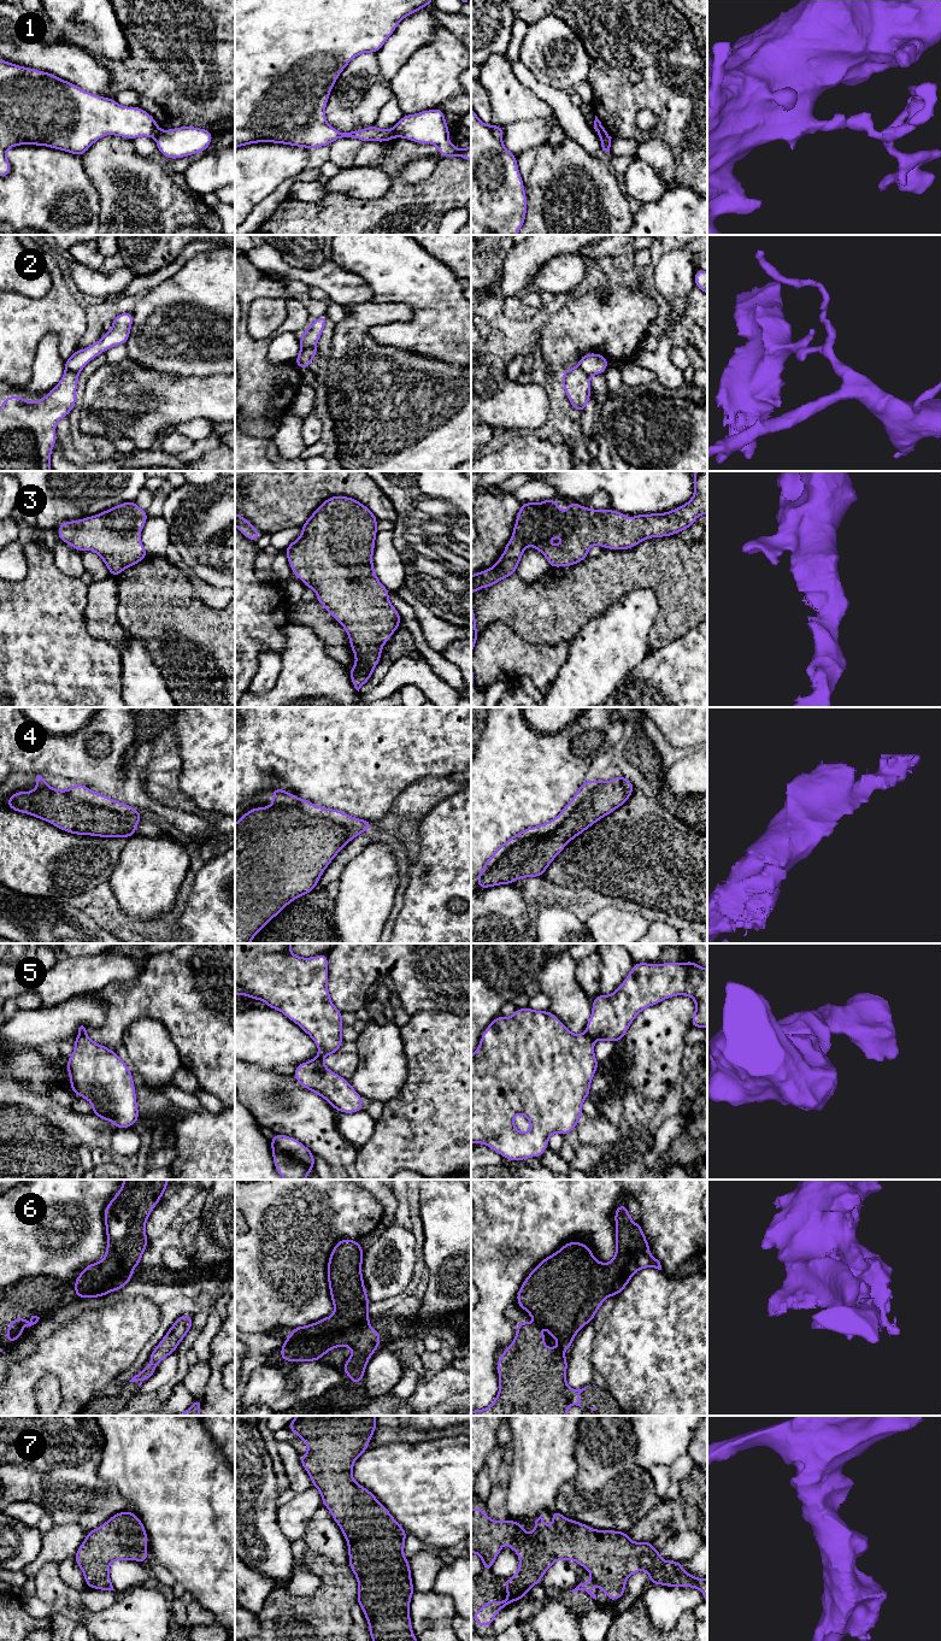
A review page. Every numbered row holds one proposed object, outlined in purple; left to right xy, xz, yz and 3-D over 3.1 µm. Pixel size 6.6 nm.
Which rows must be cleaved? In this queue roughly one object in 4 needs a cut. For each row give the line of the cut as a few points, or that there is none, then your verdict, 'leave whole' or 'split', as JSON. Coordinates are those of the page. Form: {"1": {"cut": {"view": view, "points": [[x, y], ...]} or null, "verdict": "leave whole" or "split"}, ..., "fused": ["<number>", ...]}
{"1": {"cut": {"view": "yz", "points": [[598, 133], [607, 135]]}, "verdict": "split"}, "2": {"cut": {"view": "xz", "points": [[315, 345], [301, 348]]}, "verdict": "split"}, "3": {"cut": null, "verdict": "leave whole"}, "4": {"cut": null, "verdict": "leave whole"}, "5": {"cut": {"view": "yz", "points": [[584, 1033], [593, 1041]]}, "verdict": "split"}, "6": {"cut": null, "verdict": "leave whole"}, "7": {"cut": null, "verdict": "leave whole"}, "fused": ["1", "2", "5"]}

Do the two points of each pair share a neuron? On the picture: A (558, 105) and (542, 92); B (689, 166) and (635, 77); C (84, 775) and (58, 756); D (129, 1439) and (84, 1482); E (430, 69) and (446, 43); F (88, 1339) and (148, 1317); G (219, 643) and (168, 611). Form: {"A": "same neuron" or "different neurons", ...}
{"A": "same neuron", "B": "same neuron", "C": "same neuron", "D": "different neurons", "E": "same neuron", "F": "same neuron", "G": "same neuron"}

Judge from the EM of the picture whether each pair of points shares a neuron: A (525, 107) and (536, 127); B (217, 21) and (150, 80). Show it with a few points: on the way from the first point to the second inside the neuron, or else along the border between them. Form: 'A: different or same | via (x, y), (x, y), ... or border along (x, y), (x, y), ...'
A: different | border along (553, 112), (547, 119), (530, 118), (504, 125)
B: same | via (200, 37), (166, 68)

